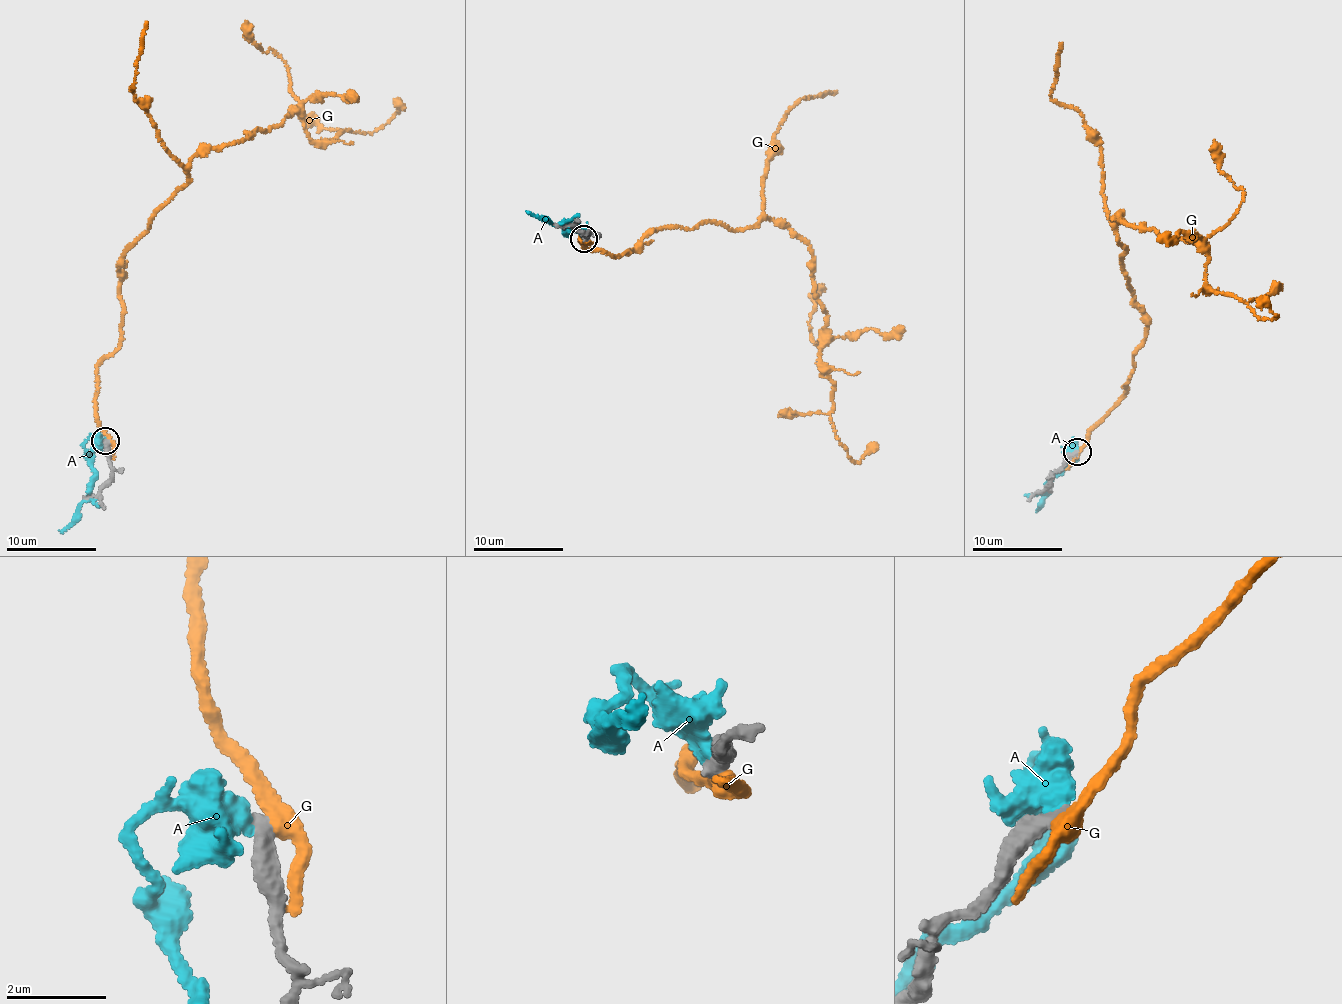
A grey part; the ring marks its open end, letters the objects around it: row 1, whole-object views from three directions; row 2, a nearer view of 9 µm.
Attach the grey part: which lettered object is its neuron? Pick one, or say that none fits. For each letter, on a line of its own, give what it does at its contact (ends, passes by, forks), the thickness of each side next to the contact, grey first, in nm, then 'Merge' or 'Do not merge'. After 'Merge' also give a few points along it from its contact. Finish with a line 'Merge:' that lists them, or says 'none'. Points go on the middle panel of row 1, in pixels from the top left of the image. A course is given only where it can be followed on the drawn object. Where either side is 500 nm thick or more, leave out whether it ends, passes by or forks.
A: Thickness 400 nm (grey) against 500 nm. Do not merge
G: It passes by. Thickness 380 nm (grey) against 320 nm. Do not merge
Merge: none

